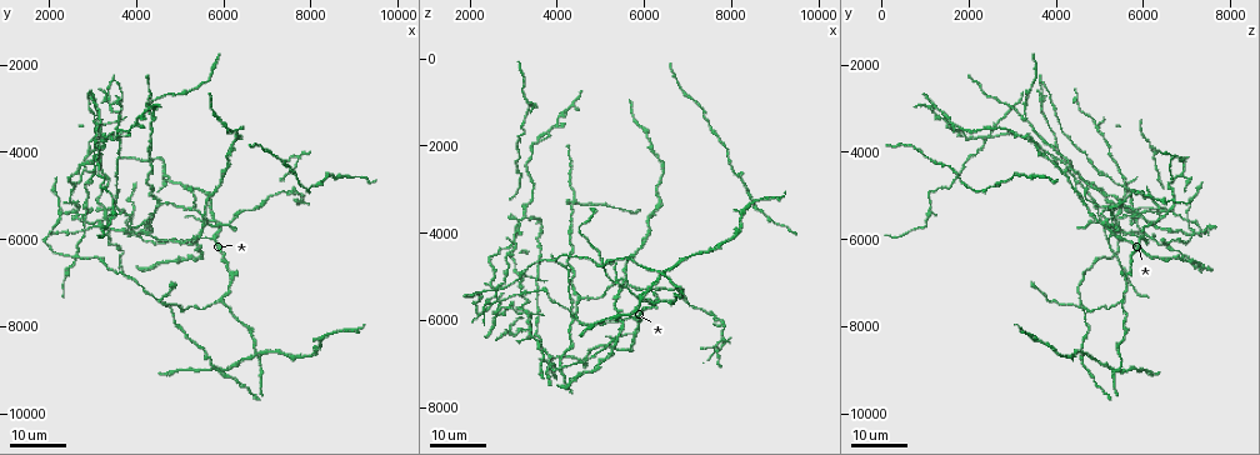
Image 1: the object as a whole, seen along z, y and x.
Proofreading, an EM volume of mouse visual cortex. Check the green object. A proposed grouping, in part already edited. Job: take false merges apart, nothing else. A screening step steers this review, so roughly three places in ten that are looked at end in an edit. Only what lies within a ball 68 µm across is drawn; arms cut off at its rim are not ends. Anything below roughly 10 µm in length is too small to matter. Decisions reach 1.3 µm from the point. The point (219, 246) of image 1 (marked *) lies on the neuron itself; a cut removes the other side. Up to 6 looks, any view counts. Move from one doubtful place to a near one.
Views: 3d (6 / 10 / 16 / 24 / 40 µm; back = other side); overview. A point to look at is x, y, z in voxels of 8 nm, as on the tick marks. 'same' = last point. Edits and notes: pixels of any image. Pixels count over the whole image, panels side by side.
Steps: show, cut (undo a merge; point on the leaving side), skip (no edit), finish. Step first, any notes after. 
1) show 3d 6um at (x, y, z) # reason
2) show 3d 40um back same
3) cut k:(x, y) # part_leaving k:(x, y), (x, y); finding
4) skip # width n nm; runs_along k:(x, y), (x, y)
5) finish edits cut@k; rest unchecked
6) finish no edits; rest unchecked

show 3d 16um at (5800, 5950, 5950) # three-way junction

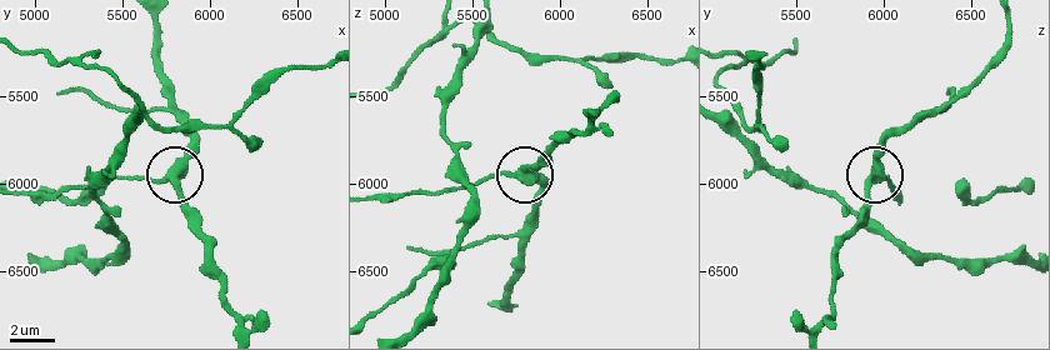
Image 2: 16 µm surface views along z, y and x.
show 3d 10um at (5740, 5960, 5940)

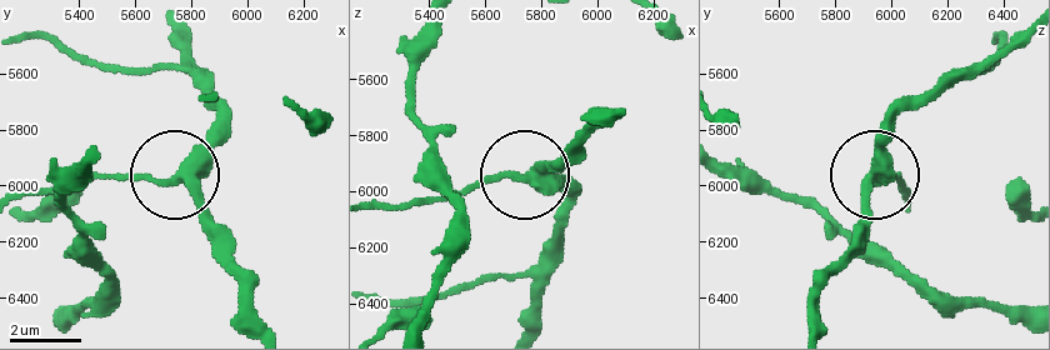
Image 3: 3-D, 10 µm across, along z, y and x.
show 3d 10um back at (5730, 5960, 5950)

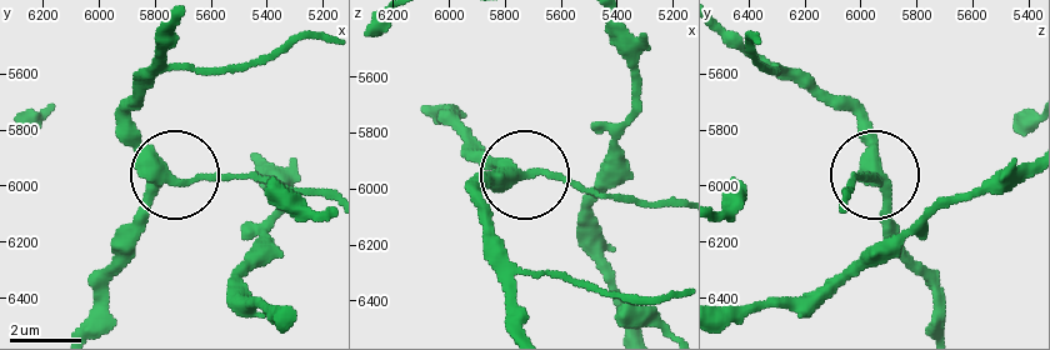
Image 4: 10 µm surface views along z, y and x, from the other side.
skip # side_arm 34 um; runs_along 4:(131, 229), (171, 175), (118, 119); one neuron here

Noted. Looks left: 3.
show 3d 24um at (5600, 5600, 5100) # three-way junction

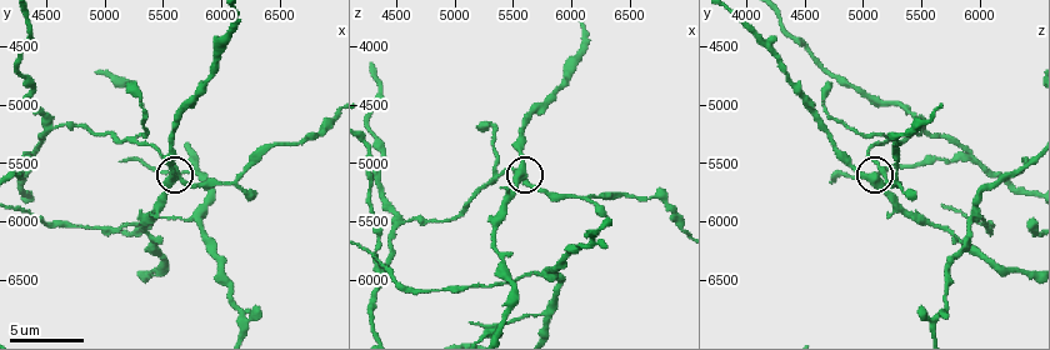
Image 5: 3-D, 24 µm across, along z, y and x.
show 3d 6um at (5580, 5640, 5020) # zoom in

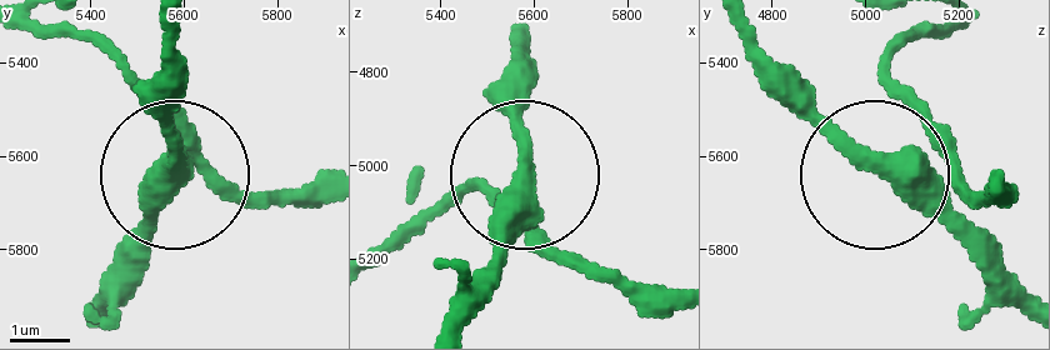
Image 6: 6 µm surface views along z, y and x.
show 3d 6um back at (5565, 5635, 5045)

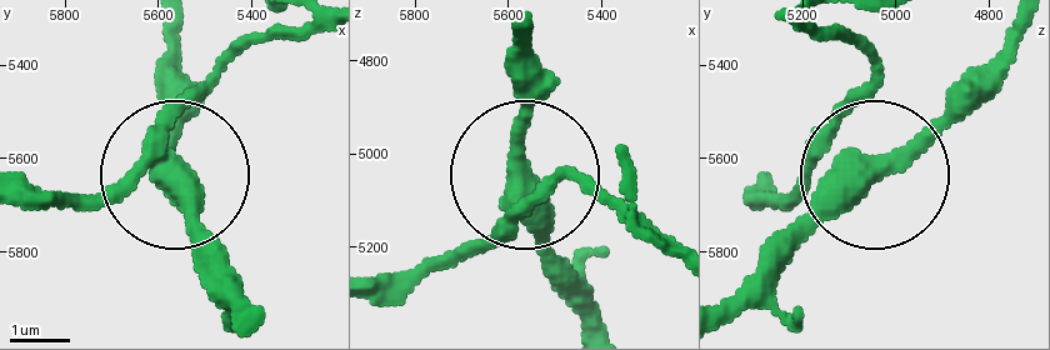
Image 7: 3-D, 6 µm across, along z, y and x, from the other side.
skip # side_arm 30 um; arms 3; continuous, no second neuron

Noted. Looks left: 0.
finish no edits; rest unchecked

